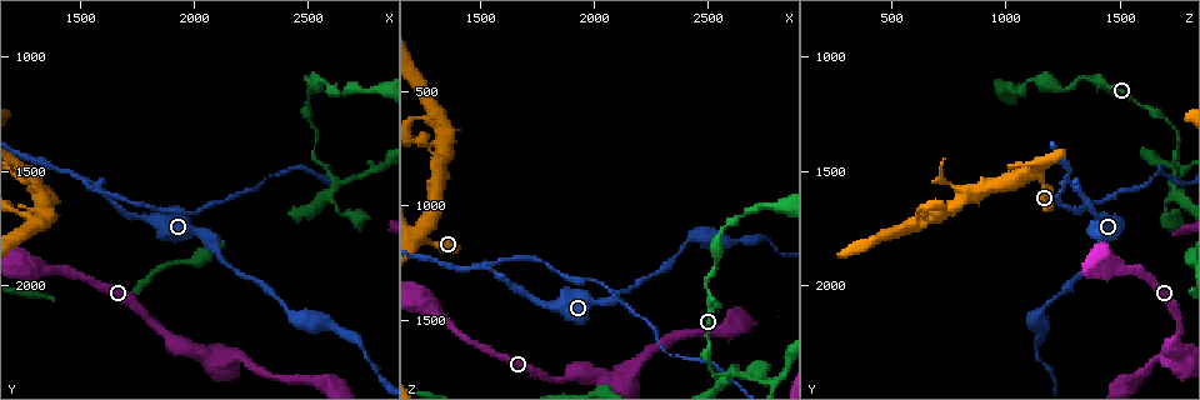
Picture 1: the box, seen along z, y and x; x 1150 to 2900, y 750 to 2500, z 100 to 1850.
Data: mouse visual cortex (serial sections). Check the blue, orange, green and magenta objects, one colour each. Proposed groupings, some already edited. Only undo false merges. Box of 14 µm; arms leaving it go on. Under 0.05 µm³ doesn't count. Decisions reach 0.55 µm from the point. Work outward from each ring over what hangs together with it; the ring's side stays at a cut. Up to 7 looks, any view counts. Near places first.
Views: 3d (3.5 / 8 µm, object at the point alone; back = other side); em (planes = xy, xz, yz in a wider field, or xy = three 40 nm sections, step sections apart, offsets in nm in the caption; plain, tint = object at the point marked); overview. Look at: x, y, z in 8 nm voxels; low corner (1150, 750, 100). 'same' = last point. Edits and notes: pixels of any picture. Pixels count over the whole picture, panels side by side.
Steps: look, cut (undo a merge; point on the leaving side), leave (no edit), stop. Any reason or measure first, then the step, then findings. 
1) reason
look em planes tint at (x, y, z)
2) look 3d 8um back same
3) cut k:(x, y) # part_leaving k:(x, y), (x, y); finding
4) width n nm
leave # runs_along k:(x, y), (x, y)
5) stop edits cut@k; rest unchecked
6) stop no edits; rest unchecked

three-way junction
look 3d 3.5um at (1540, 1550, 1270)

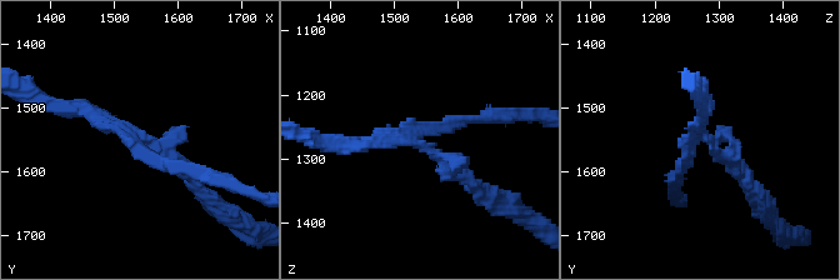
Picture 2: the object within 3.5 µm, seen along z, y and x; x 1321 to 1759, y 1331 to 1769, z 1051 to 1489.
arms 3; arm_widths 150, 200, 200 nm; shape alone is not enough
look em xy step 2 tint at (1540, 1545, 1275)

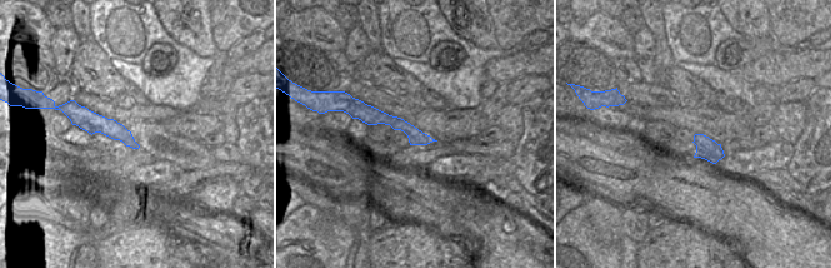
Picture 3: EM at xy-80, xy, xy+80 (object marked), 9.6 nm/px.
leave # runs_along 3:(365, 118), (393, 120), (427, 139); one cell here

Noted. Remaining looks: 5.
narrows sharply
look 3d 8um back at (1290, 1560, 740)

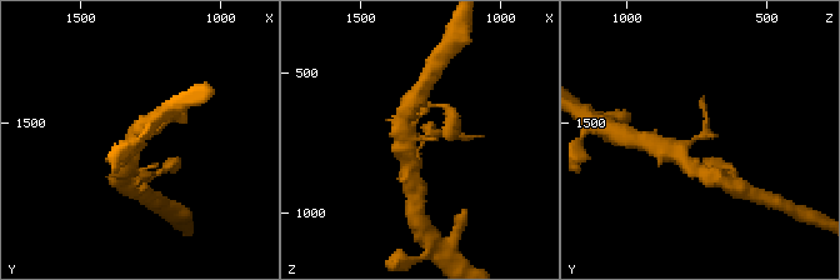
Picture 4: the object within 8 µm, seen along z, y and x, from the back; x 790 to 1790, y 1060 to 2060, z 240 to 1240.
arm_widths 150, 350 nm
look em xy step 3 tint at (1280, 1560, 740)

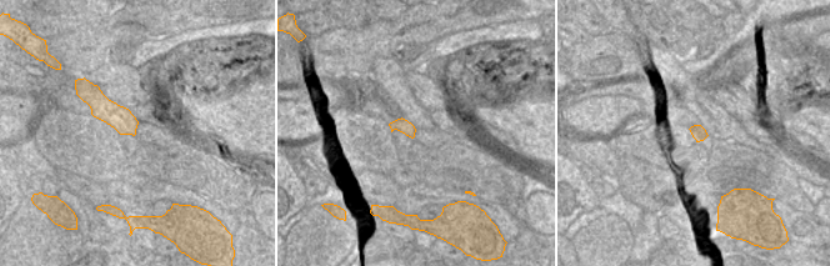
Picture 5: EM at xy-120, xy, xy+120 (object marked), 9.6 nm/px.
width 130 nm
leave # runs_along 4:(409, 171), (424, 140), (449, 135); one cell here

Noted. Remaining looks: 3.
sudden change in width
look 3d 3.5um back at (2630, 1550, 1750)

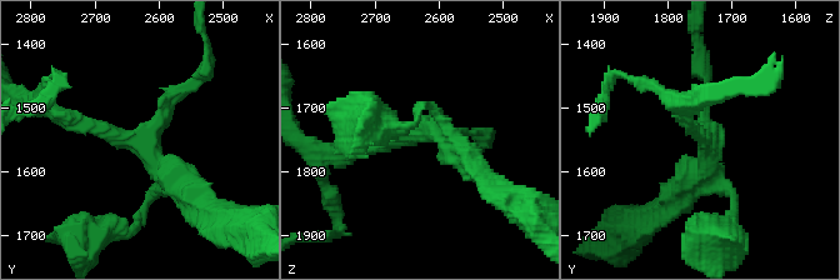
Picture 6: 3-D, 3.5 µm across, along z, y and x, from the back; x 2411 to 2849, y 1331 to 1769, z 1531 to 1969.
need the tissue
look em xy step 2 tint at (2620, 1555, 1735)

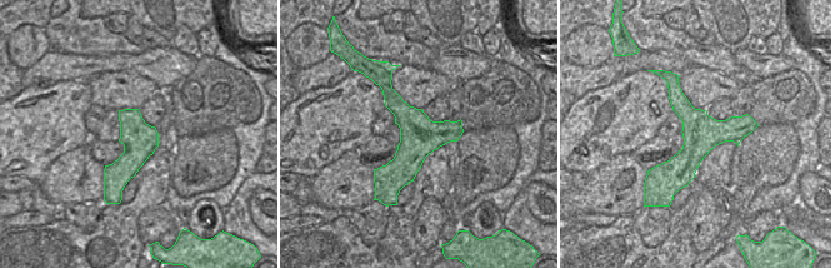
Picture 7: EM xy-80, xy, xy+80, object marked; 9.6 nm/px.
arm_widths 150, 150, 200, 400 nm
leave # runs_along 6:(198, 75), (144, 140), (163, 171), (144, 205); continuous, no second cell

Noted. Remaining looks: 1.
stop no edits; rest unchecked

